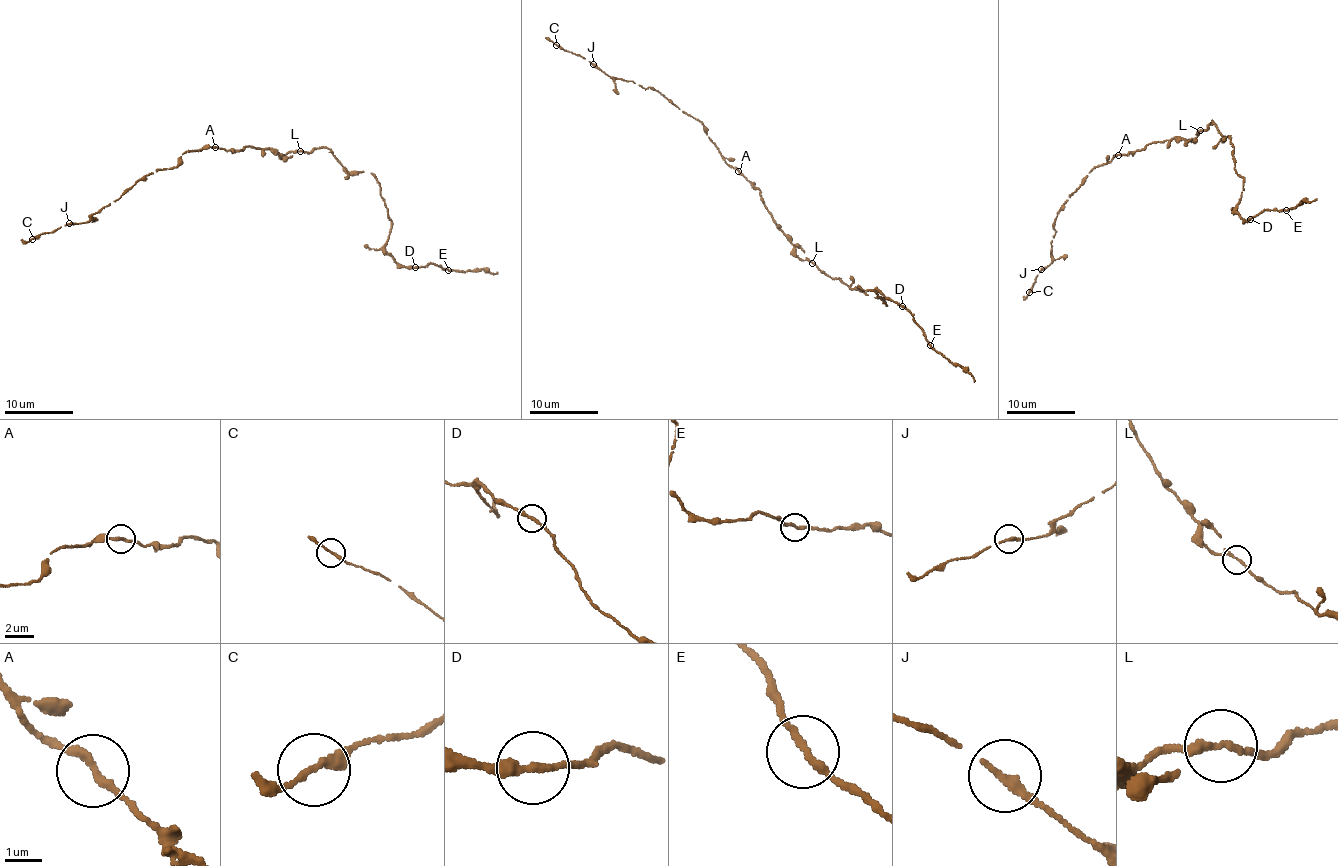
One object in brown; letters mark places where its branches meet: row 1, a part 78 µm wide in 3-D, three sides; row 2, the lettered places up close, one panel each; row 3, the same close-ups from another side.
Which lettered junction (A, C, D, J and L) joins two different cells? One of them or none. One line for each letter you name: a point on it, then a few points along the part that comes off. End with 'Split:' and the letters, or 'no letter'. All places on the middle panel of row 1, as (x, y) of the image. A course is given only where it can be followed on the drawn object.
Split: no letter

